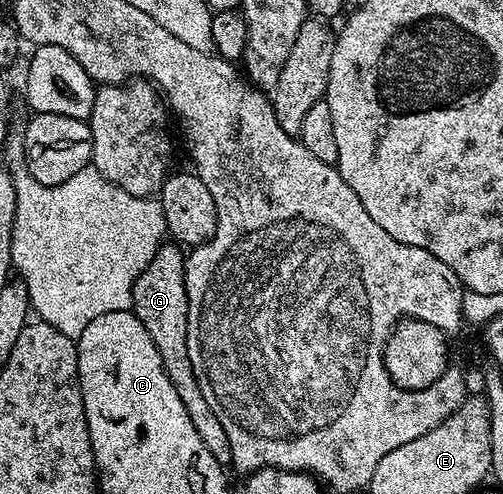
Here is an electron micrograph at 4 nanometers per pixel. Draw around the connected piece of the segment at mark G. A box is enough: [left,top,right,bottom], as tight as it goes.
[131,243,231,463]

